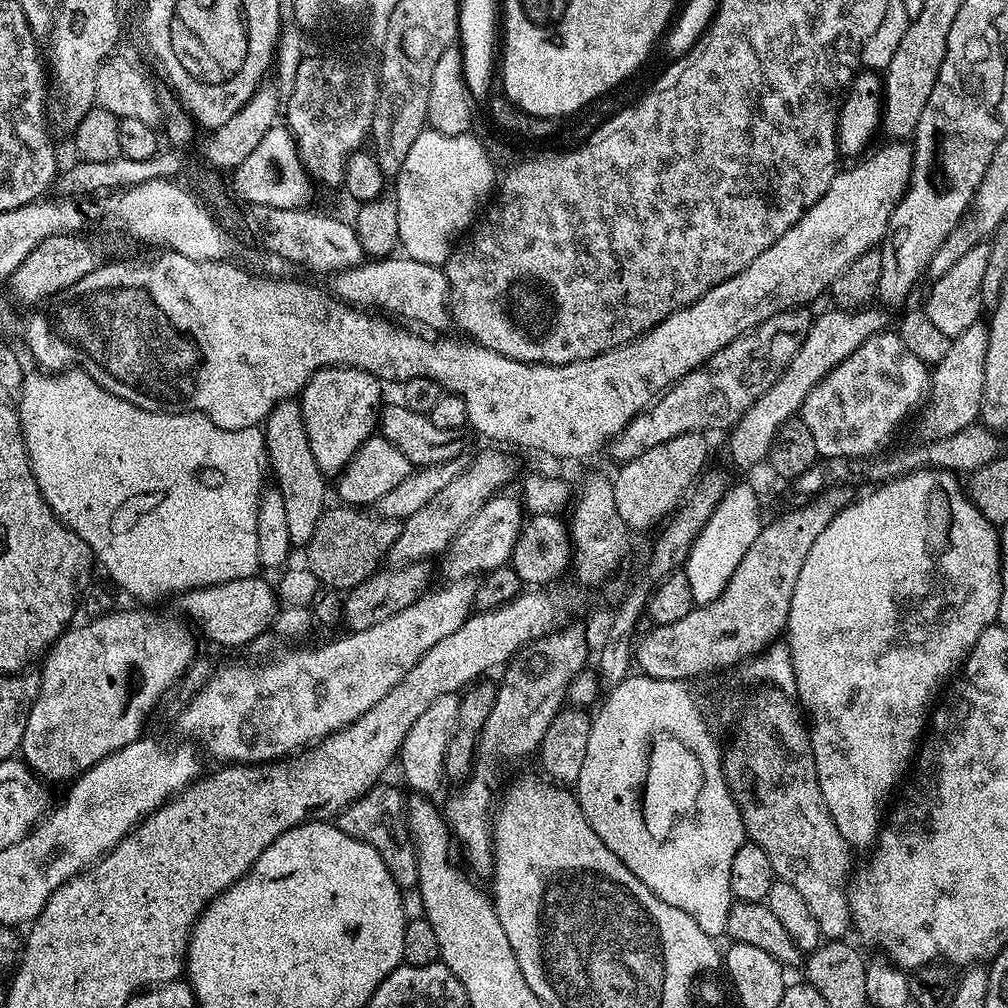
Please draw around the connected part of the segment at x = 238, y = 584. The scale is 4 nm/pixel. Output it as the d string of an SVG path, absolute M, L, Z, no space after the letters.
M261 578L231 580L215 588L193 588L183 597L184 612L192 620L200 620L200 628L216 644L251 645L256 636L265 635L271 629L278 611L274 588Z

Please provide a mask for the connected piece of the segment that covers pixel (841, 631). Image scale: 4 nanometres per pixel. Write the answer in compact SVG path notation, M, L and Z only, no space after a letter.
M915 468L913 472L907 472L897 480L886 480L883 484L873 487L861 500L853 499L846 507L840 509L840 513L832 519L830 526L826 526L826 530L818 534L814 546L810 546L810 554L806 554L806 562L802 562L802 570L798 573L798 586L794 586L794 598L790 602L786 643L792 655L796 678L794 692L810 721L818 786L822 786L822 798L826 798L830 818L834 818L838 834L842 834L849 849L868 850L877 843L886 809L893 799L892 791L895 790L896 783L903 778L904 771L907 768L909 771L913 767L914 757L930 723L933 701L945 691L949 681L963 668L982 630L997 623L1001 590L1000 532L997 525L990 523L974 506L961 477L946 468Z

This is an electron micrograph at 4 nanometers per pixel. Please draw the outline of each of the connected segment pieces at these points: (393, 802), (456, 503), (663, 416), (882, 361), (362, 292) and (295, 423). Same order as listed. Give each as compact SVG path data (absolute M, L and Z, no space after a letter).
M388 783L375 784L361 800L350 802L350 806L343 808L339 816L335 817L334 823L338 830L342 830L342 834L350 834L350 838L366 842L366 846L374 846L374 850L378 850L378 858L382 858L382 862L386 862L386 866L399 888L402 890L415 889L418 884L416 849L412 842L412 836L408 833L407 823L404 821L406 816L406 796L403 796L394 785Z
M496 451L500 452L482 453L473 464L465 467L462 475L450 482L450 486L445 486L435 498L430 498L418 514L401 523L398 542L390 546L386 557L389 565L412 564L416 560L428 560L434 552L443 553L457 532L461 532L476 517L490 497L507 489L504 487L516 476L516 460L504 453L507 451Z
M804 308L774 314L766 322L752 329L747 336L739 336L730 346L718 350L702 366L690 370L664 393L657 396L647 410L640 412L614 439L608 441L606 452L616 459L617 465L646 454L650 446L678 438L678 434L702 432L712 434L715 428L731 429L754 406L754 402L780 377L785 366L794 358L798 346L806 338L813 322Z
M895 331L877 332L806 394L798 416L814 437L817 457L871 458L889 447L896 427L925 403L929 383L929 365L914 358Z
M372 258L357 264L355 268L335 273L331 277L332 295L361 310L375 310L392 318L401 316L402 319L409 320L404 322L421 329L444 328L450 324L450 293L443 267L407 258L396 259Z
M295 399L281 400L264 421L262 431L270 474L276 478L275 487L282 494L282 502L286 506L286 527L290 530L290 542L294 546L307 546L314 530L318 530L318 522L324 517L330 488L324 485L324 472L318 470L318 462L314 462L299 403Z

